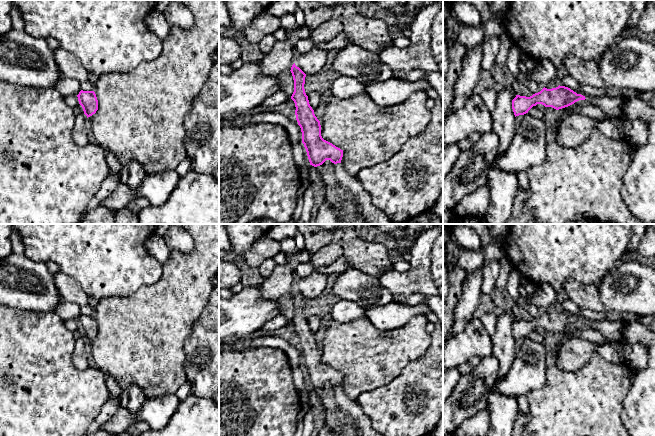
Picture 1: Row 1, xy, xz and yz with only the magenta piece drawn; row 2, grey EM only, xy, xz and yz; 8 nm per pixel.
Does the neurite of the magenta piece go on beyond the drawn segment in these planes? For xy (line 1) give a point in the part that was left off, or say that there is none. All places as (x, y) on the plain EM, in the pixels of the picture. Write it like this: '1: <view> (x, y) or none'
1: none

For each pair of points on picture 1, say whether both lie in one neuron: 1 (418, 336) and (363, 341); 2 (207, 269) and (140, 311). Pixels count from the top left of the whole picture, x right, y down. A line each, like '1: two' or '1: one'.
1: one
2: one

